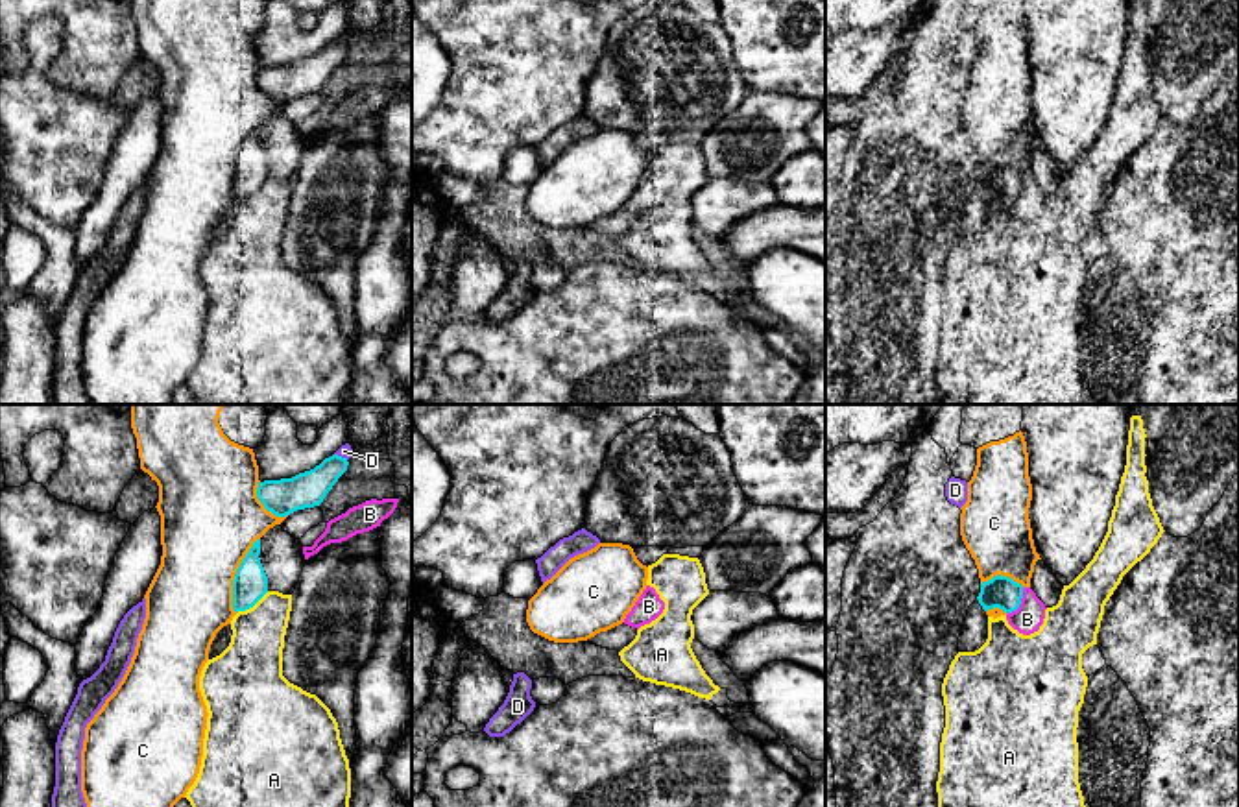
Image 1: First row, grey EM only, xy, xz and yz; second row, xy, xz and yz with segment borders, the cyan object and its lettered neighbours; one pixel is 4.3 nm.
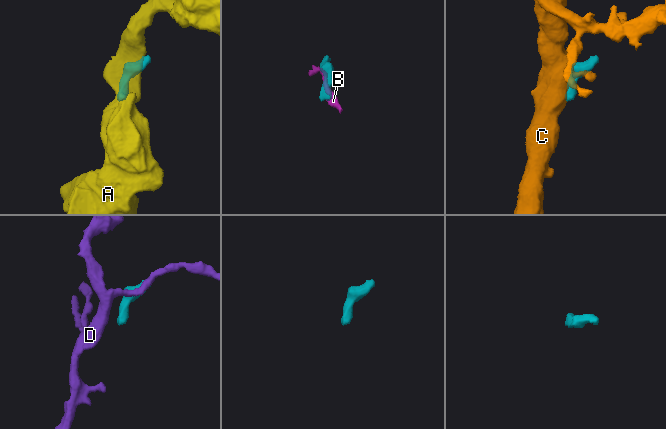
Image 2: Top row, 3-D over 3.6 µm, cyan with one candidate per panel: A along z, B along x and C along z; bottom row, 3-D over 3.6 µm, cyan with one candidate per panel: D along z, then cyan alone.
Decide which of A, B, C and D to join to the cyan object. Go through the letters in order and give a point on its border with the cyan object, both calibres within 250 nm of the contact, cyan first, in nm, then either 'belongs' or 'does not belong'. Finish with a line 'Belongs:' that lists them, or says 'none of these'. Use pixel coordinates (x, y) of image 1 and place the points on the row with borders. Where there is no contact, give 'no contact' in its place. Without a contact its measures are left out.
A: xy (252, 606) | 150/260 nm | does not belong
B: yz (1020, 602) | 140/130 nm | does not belong
C: xy (235, 575) | 150/420 nm | does not belong
D: xy (340, 457) | 160/60 nm | does not belong
Belongs: none of these

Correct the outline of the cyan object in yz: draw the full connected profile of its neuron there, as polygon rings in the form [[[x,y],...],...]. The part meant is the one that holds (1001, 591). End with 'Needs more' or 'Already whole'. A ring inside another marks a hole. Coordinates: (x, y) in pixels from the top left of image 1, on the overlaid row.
[[[993,576],[980,584],[977,600],[969,606],[968,617],[958,637],[958,652],[975,652],[988,639],[988,609],[999,608],[1012,613],[1019,608],[1023,585],[1008,576]]]. Needs more

